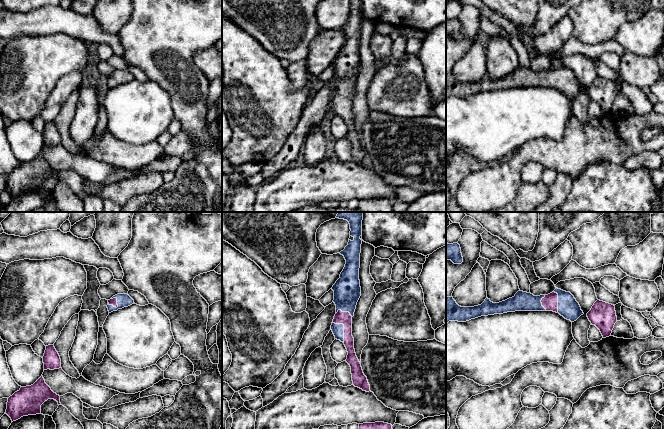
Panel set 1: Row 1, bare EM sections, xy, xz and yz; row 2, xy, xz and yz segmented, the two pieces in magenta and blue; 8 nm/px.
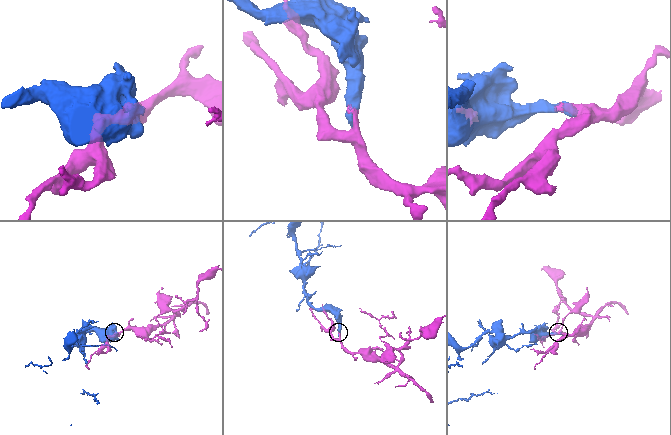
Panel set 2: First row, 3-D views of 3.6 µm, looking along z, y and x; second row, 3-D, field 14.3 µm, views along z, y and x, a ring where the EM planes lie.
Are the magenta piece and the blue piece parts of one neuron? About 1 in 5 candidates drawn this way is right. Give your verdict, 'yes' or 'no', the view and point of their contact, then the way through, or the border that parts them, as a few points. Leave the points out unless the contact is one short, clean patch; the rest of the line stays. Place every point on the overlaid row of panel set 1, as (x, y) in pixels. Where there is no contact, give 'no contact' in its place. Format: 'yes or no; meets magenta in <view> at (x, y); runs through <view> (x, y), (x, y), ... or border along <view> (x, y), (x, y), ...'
no; meets magenta in xz at (344, 328); border along xz (332, 322), (343, 325), (343, 342)

